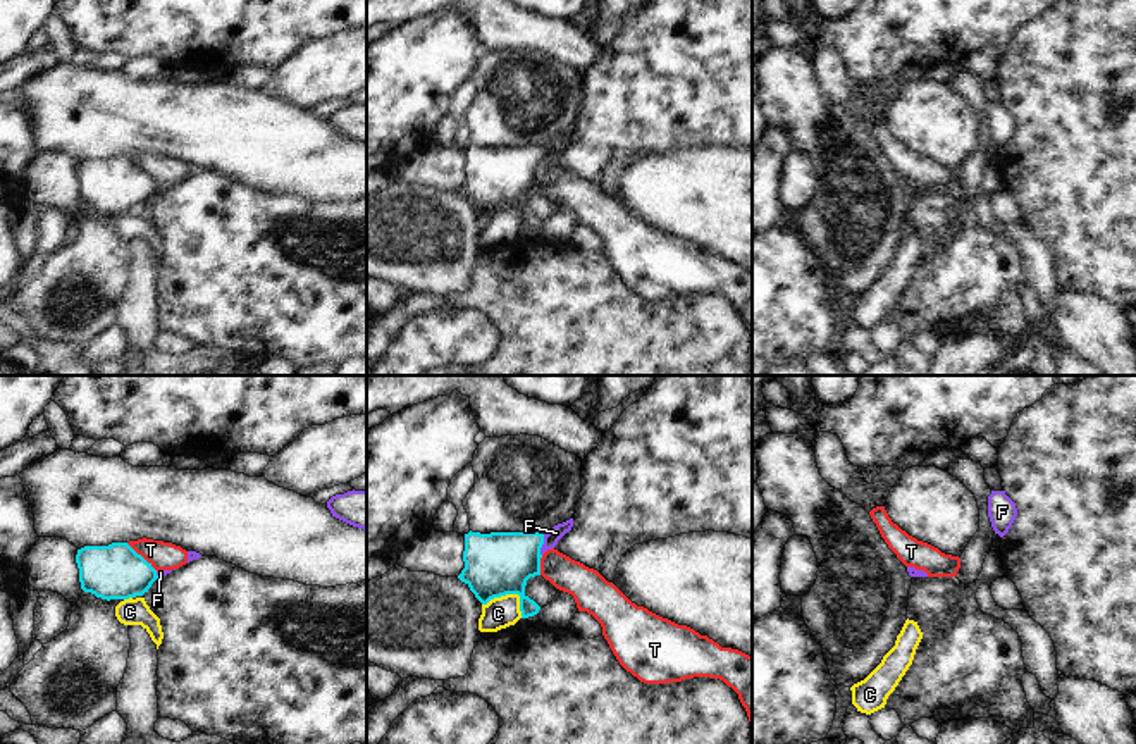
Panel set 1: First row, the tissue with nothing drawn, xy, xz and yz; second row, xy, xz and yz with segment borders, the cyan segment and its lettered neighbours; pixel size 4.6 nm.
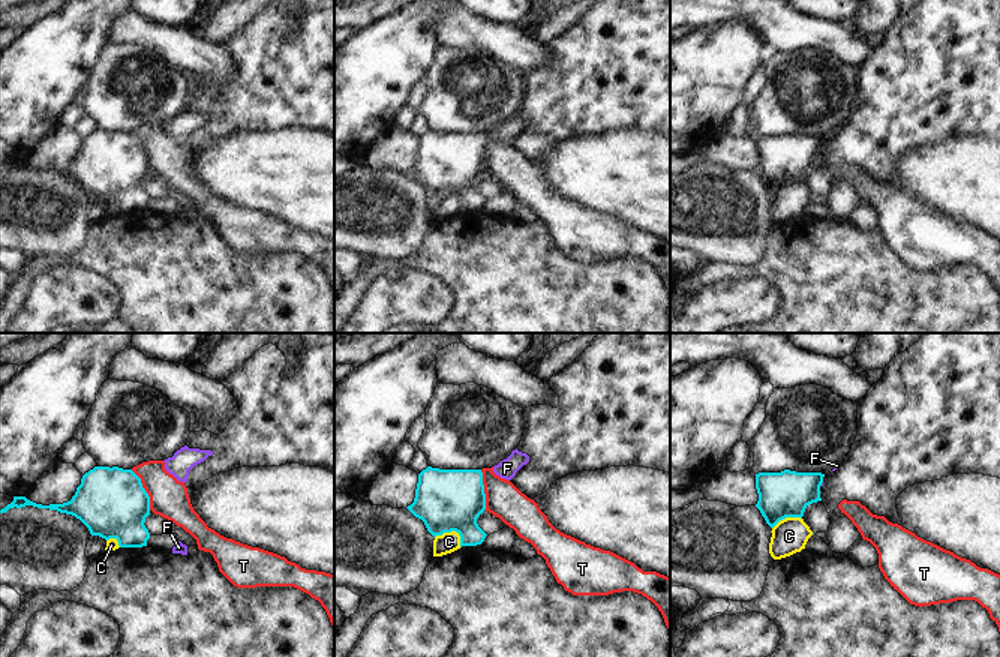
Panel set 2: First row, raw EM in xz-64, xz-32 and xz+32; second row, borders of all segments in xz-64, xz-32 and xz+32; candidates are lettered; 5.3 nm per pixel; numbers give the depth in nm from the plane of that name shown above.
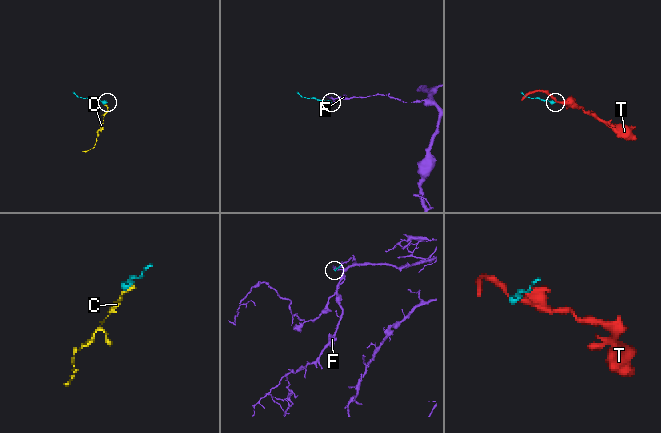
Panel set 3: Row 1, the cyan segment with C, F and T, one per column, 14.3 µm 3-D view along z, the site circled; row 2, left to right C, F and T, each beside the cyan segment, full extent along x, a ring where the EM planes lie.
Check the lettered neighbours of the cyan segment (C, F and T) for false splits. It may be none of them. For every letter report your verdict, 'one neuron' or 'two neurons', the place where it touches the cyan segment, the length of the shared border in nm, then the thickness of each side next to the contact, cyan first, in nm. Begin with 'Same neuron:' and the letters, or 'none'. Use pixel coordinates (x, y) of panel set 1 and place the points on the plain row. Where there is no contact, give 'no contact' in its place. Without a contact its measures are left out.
Same neuron: F
C: two neurons; contact xz (512, 207); length 200 nm; calibres 300 and 150 nm
F: one neuron; contact xz (543, 157); length 110 nm; calibres 300 and 70 nm
T: two neurons; contact xy (140, 169); length 200 nm; calibres 260 and 130 nm

